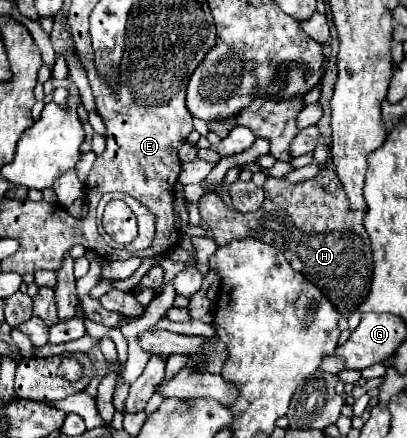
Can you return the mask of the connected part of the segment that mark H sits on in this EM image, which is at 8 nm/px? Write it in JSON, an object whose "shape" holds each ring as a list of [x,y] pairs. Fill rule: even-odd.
{"shape":[[[324,168],[318,176],[300,184],[270,176],[264,188],[266,202],[250,214],[230,212],[214,192],[206,192],[198,200],[200,216],[210,226],[214,242],[220,246],[230,244],[236,238],[256,236],[258,240],[272,244],[284,252],[294,270],[314,282],[322,294],[332,300],[332,306],[340,316],[348,318],[368,298],[374,274],[370,238],[362,224],[364,212],[352,212],[348,208],[344,188],[332,168]]]}

